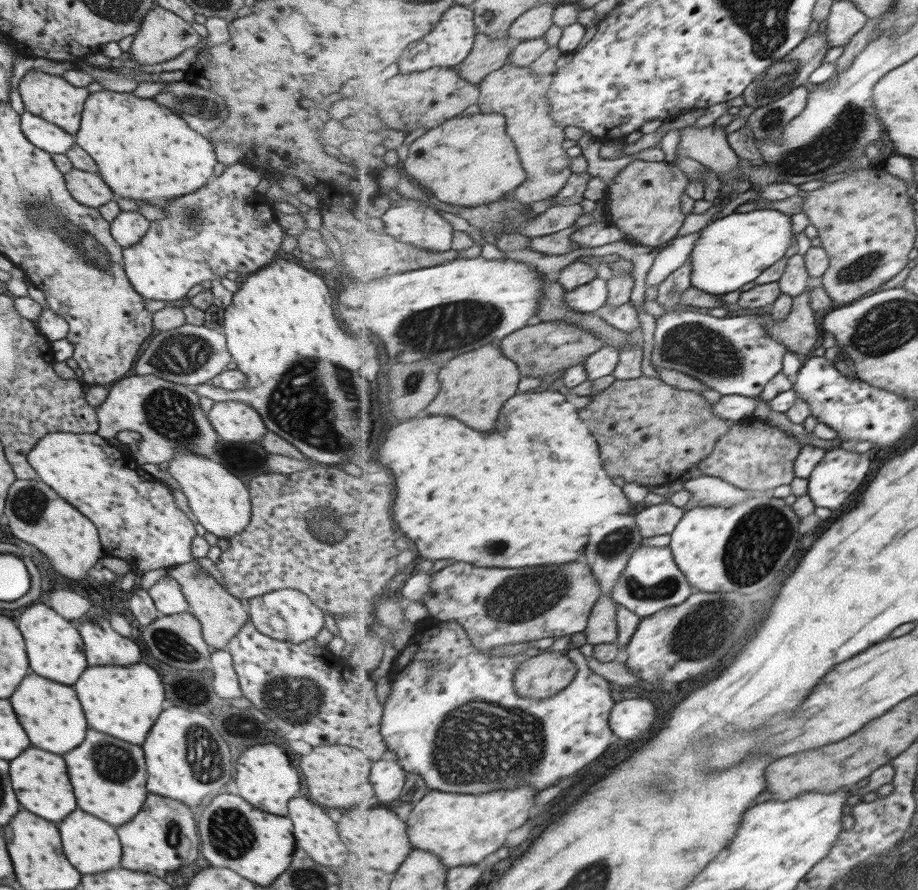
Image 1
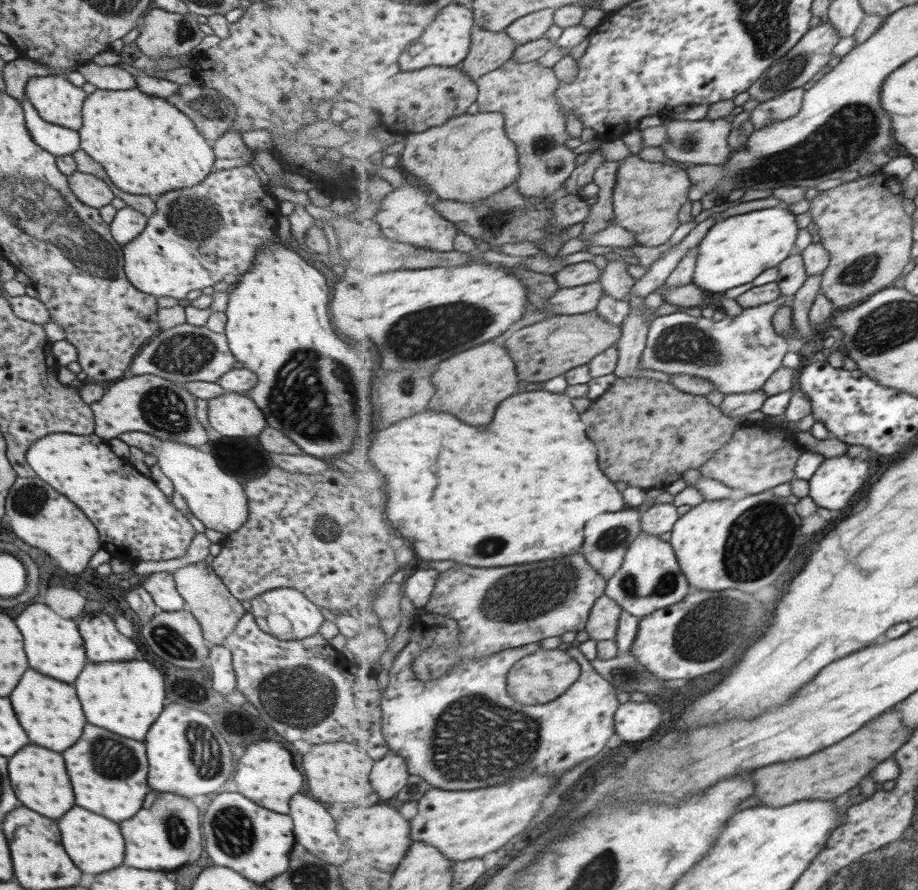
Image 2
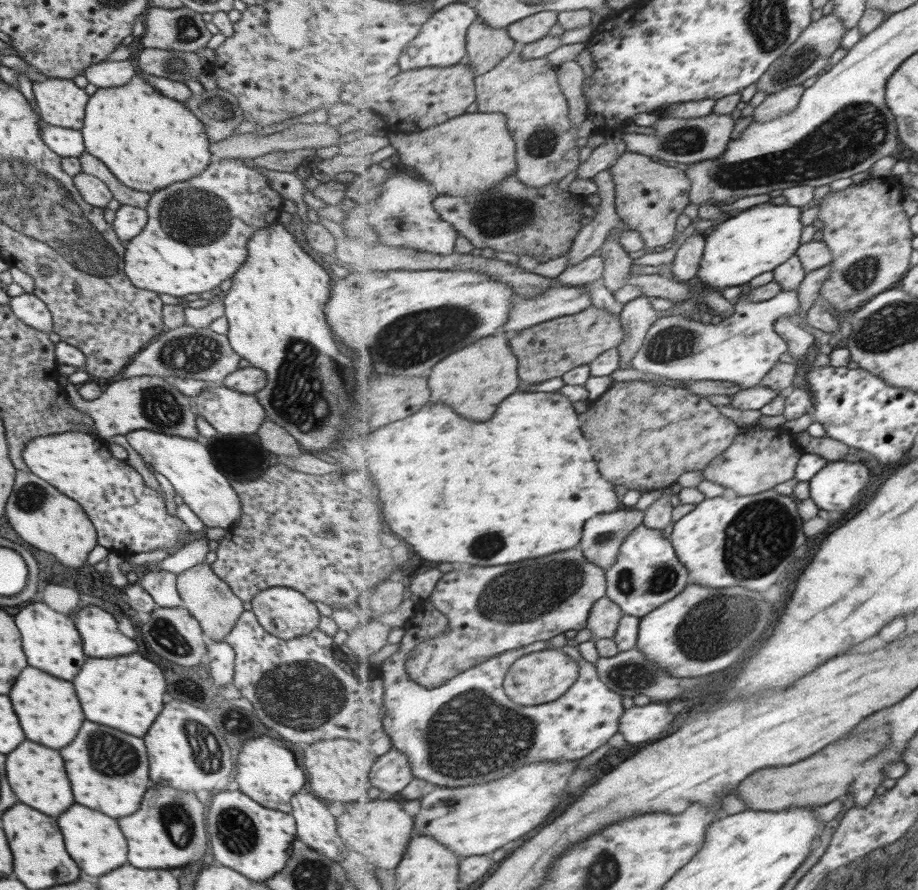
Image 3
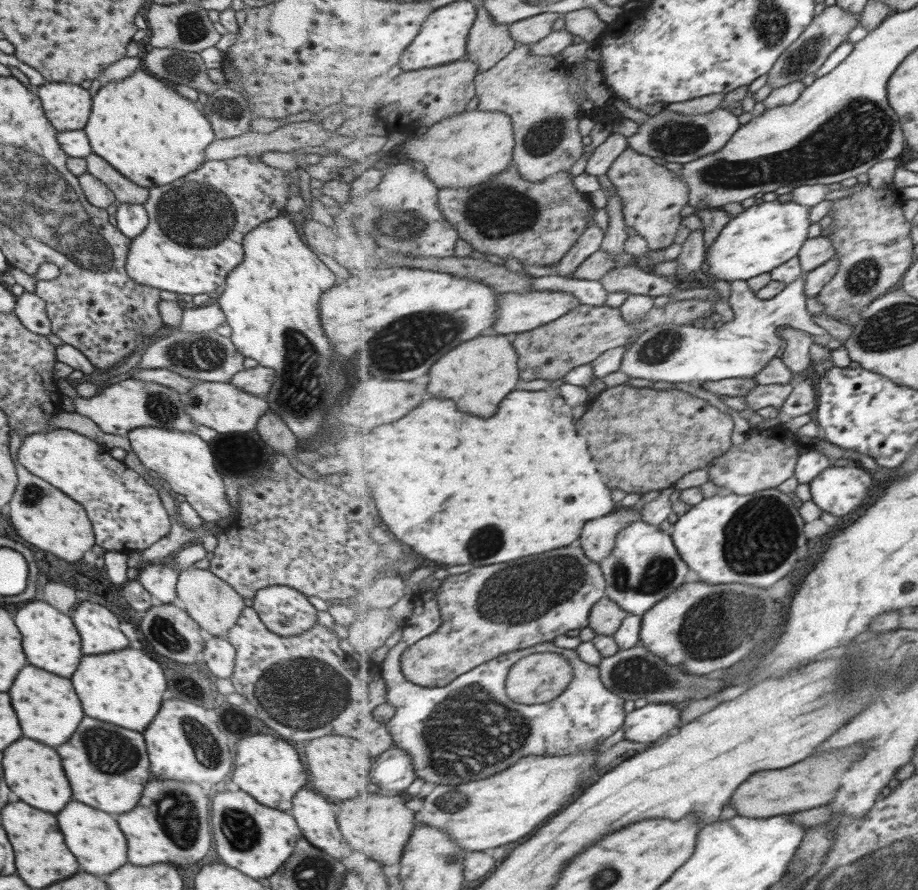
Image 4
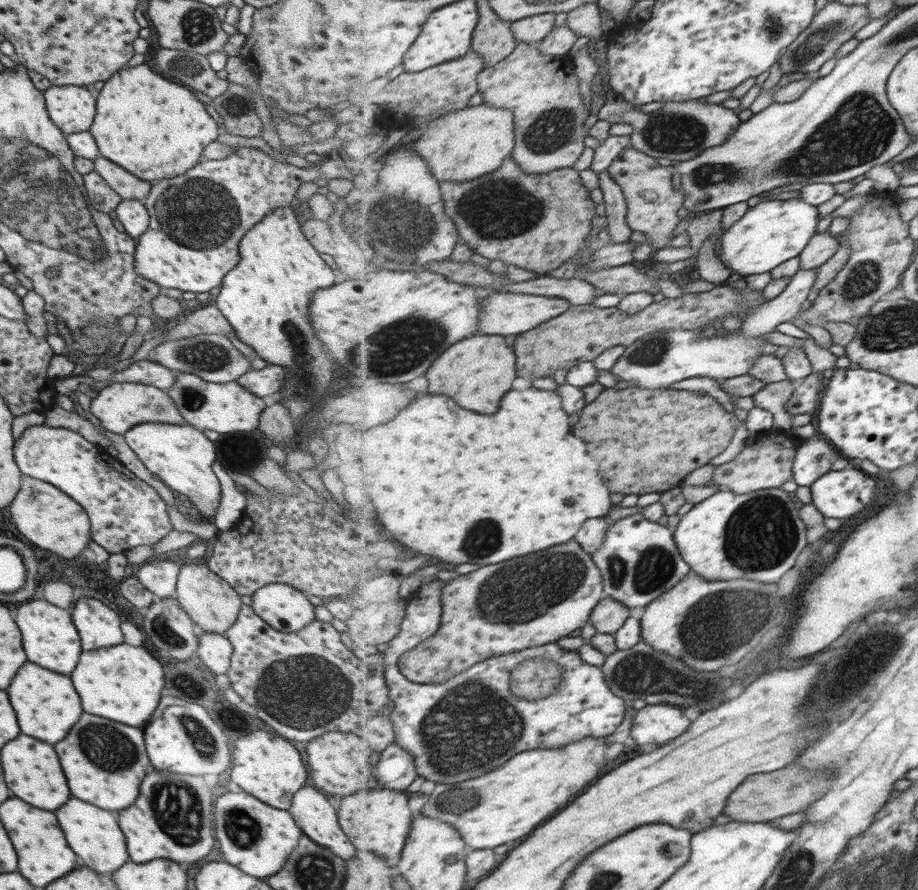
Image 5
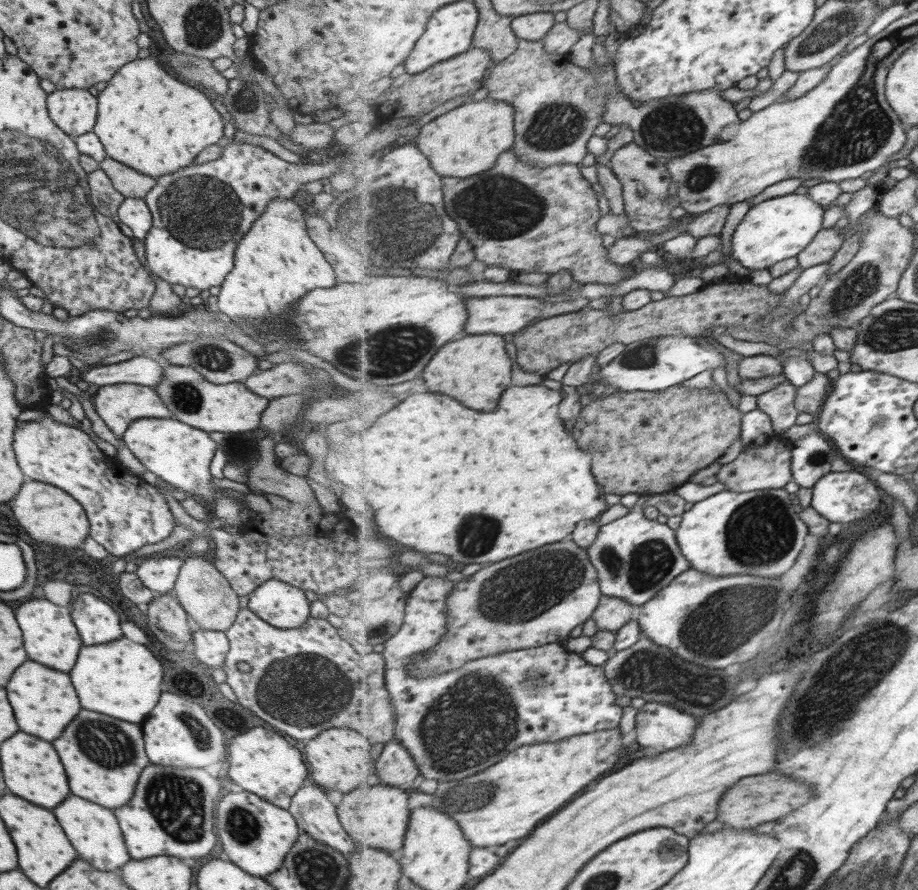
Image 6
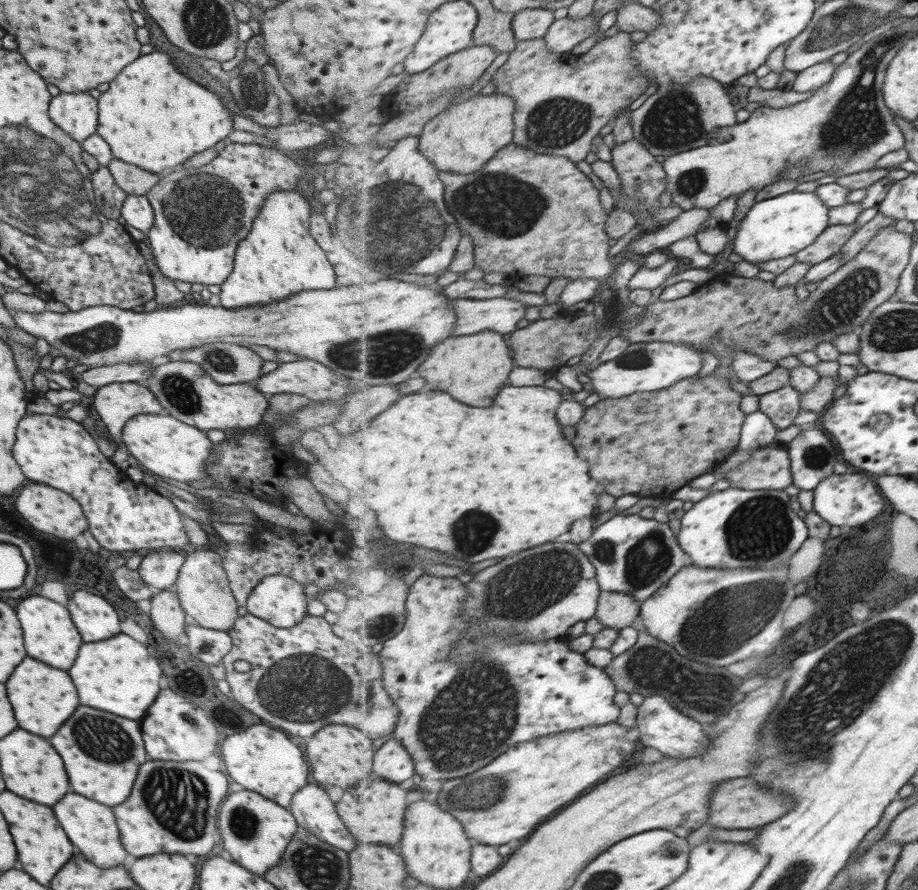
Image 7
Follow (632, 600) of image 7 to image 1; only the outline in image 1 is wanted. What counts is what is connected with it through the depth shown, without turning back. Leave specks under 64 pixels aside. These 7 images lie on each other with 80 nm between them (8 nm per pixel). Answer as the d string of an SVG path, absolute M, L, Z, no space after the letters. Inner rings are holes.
M602 595L594 606L585 634L594 645L615 643L618 640L618 603Z

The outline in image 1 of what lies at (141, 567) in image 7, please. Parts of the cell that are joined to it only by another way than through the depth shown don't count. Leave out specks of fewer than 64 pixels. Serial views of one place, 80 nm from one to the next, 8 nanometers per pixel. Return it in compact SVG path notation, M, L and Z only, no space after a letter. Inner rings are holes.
M167 574L145 591L151 597L154 607L163 615L182 613L188 608L177 581Z

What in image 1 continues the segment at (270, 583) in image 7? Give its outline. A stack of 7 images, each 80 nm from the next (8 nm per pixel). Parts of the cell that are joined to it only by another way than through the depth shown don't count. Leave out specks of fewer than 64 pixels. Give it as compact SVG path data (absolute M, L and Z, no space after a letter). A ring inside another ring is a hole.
M279 589L247 599L249 606L248 619L252 622L255 630L268 637L300 643L314 636L323 627L322 610L315 606L306 594L295 589Z

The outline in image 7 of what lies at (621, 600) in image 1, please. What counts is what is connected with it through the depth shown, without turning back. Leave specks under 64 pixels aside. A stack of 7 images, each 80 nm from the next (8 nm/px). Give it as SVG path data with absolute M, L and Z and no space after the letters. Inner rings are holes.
M639 513L613 516L599 525L588 539L587 542L581 542L578 546L594 563L601 589L629 593L641 602L653 597L683 567L691 564L689 555L679 545L678 535L675 536L675 532L669 528L668 523L645 518Z

